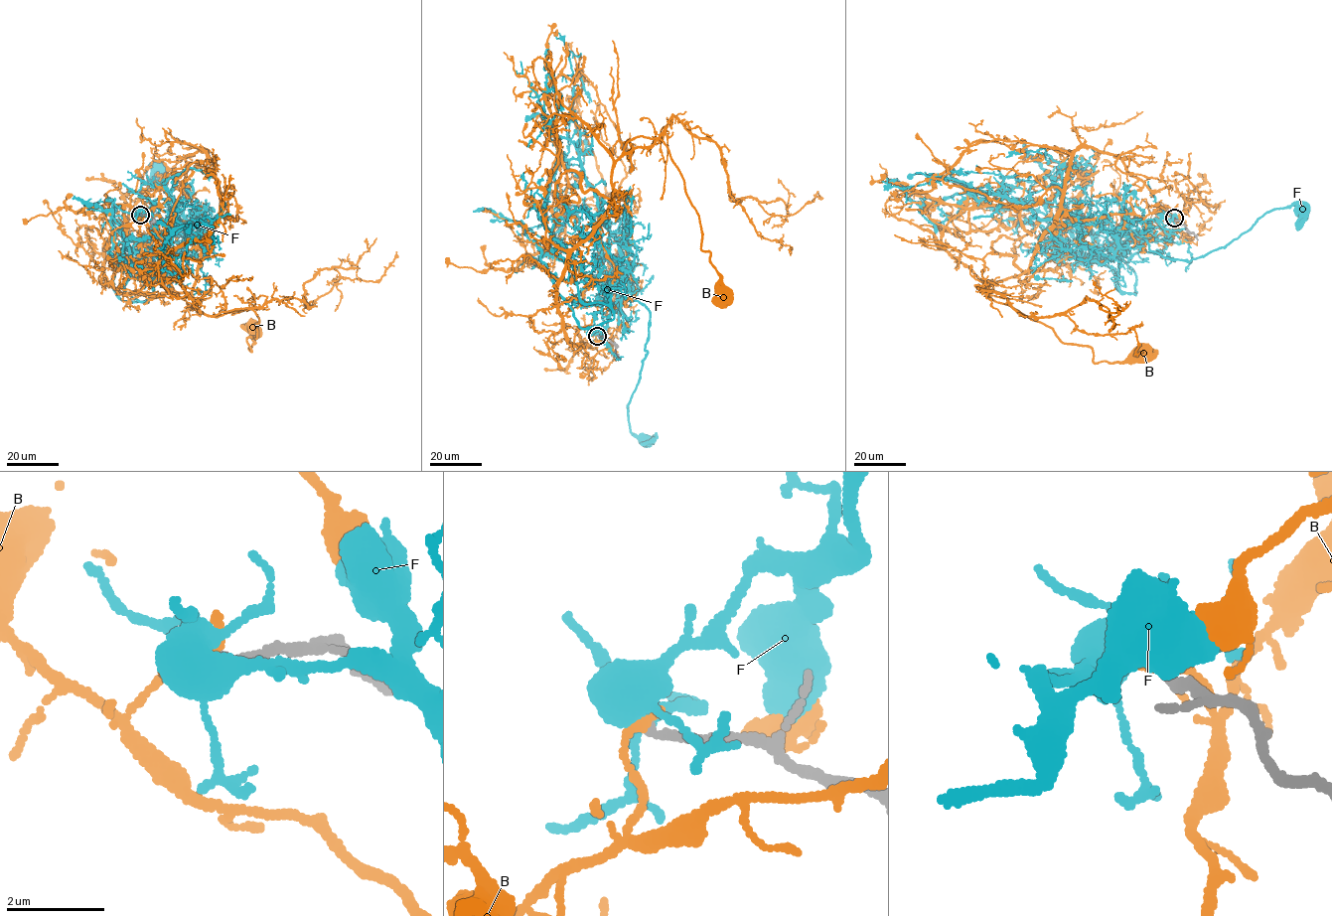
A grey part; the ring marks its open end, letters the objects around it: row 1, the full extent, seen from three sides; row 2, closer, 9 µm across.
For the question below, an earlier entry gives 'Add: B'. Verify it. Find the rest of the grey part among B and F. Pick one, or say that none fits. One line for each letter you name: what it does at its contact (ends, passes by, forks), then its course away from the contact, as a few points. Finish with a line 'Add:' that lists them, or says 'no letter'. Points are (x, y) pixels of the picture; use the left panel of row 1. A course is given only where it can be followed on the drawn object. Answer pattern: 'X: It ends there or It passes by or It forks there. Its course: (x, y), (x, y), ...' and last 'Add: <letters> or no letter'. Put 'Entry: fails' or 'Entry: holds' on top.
Entry: fails
Add: no letter

